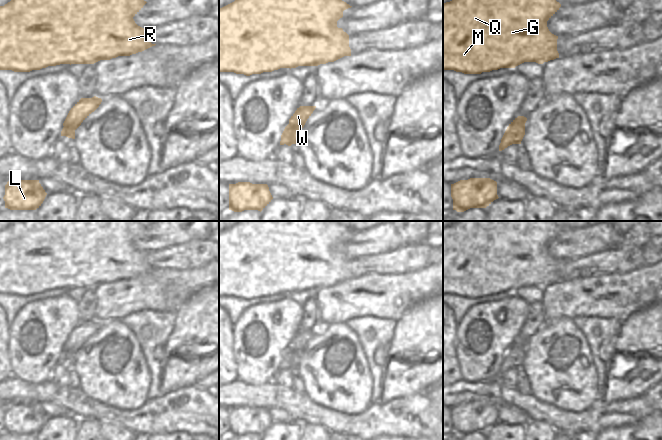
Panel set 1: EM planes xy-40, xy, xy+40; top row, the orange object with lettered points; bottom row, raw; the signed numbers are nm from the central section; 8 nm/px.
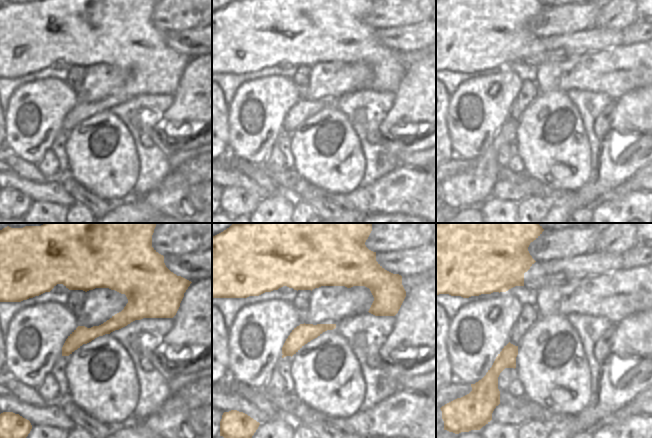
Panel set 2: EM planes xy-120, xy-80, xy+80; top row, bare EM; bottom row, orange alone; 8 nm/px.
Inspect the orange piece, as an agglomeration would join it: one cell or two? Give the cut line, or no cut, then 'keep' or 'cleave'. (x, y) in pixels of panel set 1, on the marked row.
cut xy (288, 124), (301, 128); cleave

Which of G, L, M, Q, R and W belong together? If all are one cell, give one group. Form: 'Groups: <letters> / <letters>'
Groups: G M Q R W / L.

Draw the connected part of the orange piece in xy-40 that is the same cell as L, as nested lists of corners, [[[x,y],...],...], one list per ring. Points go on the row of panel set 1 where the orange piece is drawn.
[[[9,180],[5,185],[5,208],[10,210],[36,210],[47,193],[39,180]]]

